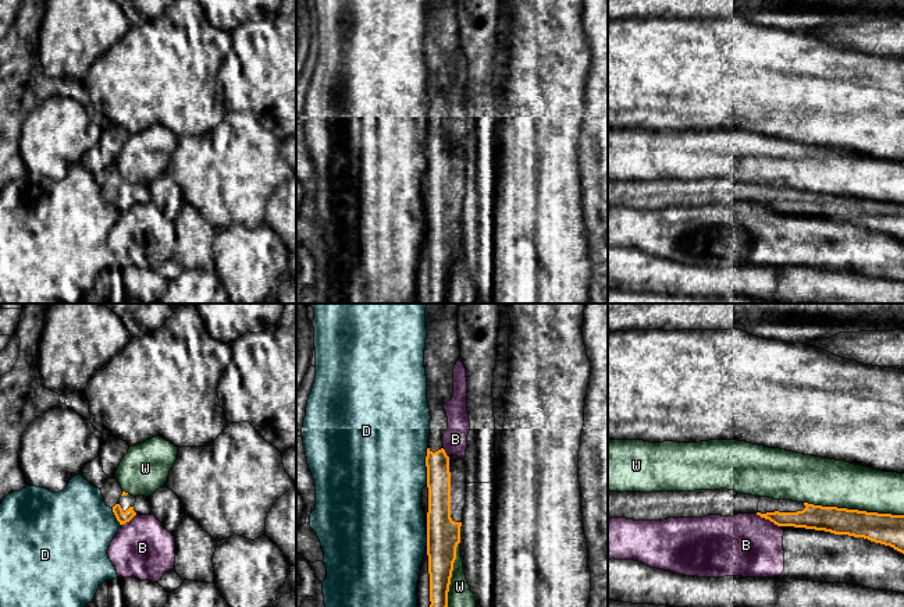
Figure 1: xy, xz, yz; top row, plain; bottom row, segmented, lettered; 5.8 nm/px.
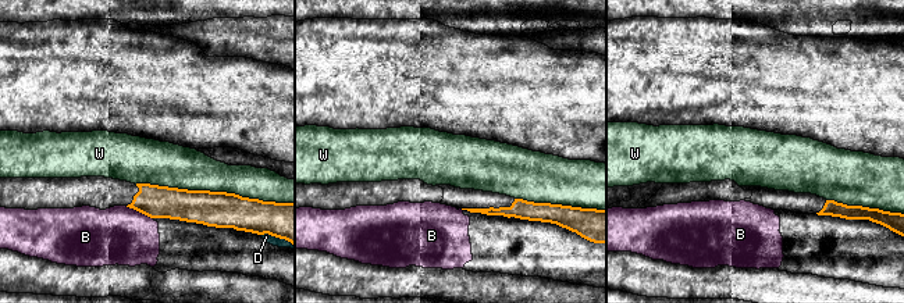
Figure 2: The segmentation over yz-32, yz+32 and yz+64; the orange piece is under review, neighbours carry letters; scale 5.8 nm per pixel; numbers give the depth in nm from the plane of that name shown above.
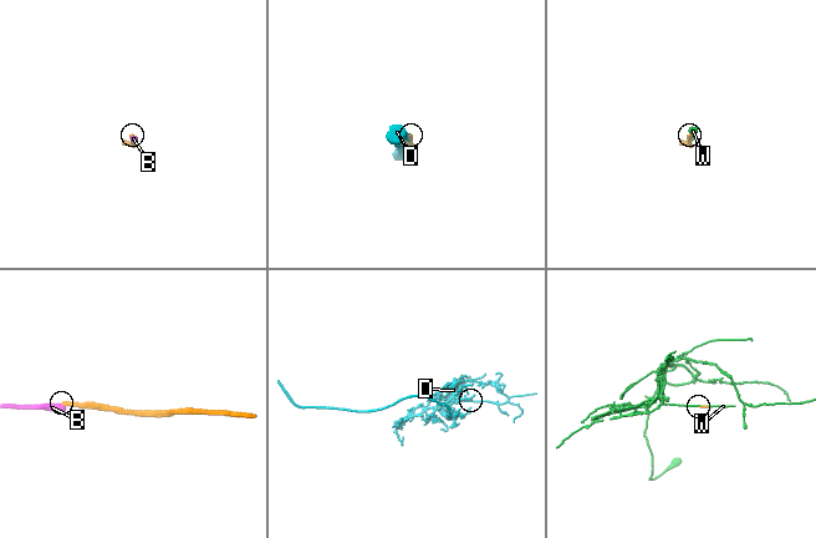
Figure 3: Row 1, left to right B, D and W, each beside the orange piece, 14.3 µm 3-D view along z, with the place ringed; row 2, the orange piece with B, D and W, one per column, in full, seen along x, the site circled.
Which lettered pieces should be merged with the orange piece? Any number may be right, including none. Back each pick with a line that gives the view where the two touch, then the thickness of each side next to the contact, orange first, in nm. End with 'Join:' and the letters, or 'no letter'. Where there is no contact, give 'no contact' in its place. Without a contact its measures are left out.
Join: no letter

